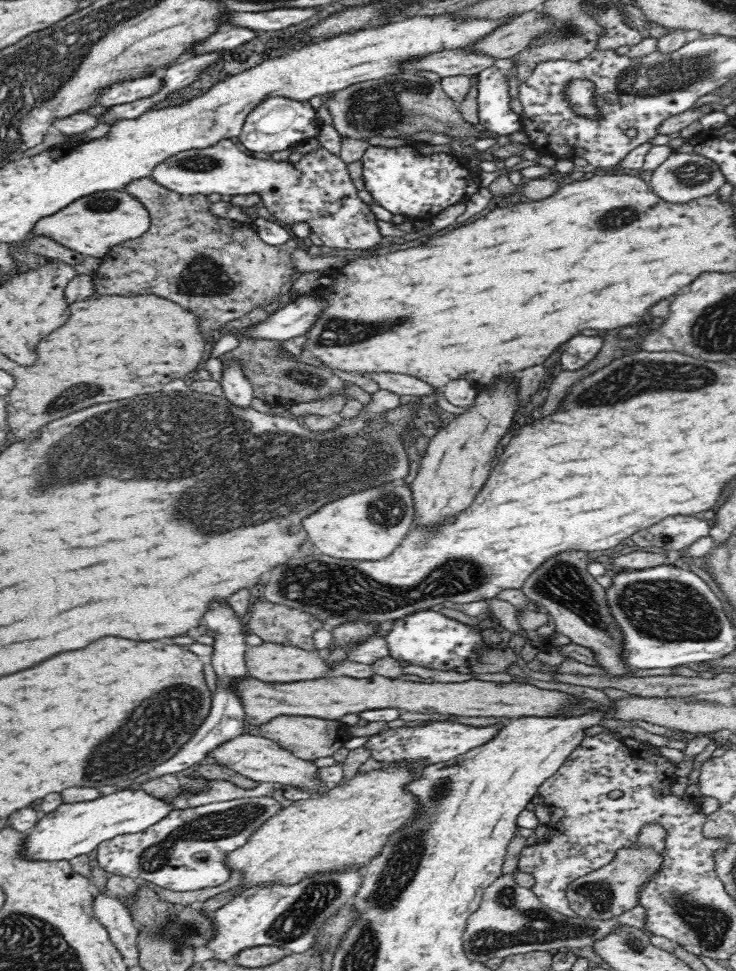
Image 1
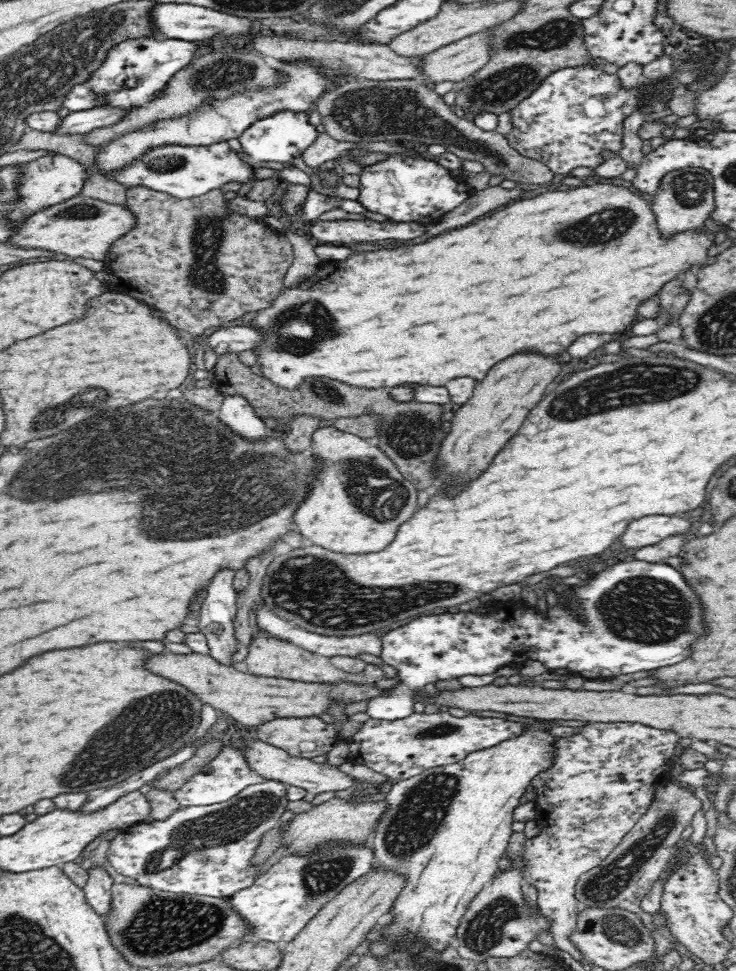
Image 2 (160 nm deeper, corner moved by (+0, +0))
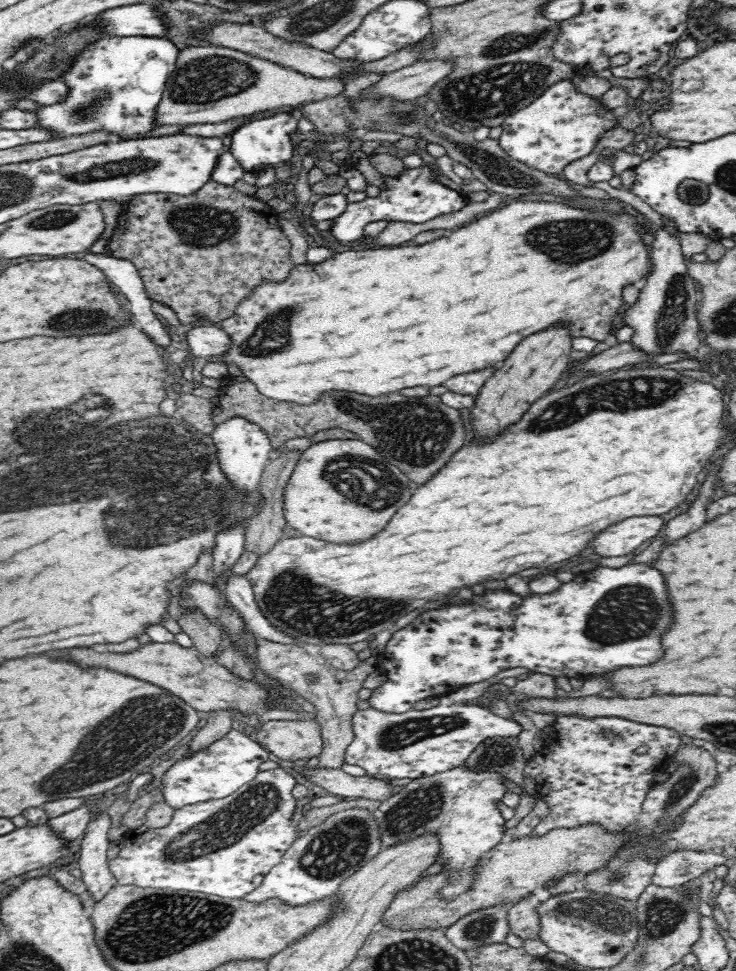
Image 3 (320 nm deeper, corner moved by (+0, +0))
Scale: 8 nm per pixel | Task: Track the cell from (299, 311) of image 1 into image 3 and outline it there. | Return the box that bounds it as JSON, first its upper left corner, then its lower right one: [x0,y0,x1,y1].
[180,324,230,358]

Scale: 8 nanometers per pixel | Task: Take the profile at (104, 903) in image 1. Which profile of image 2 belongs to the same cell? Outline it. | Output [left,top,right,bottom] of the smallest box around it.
[83,865,114,917]

